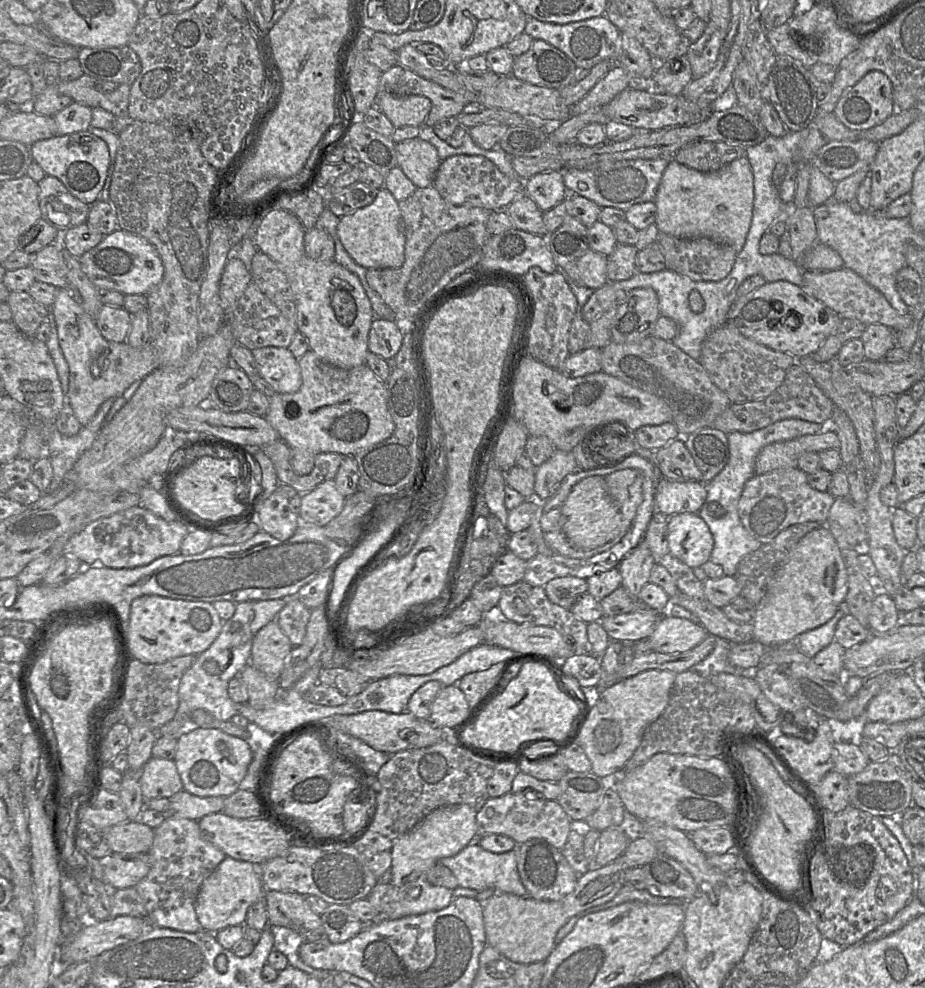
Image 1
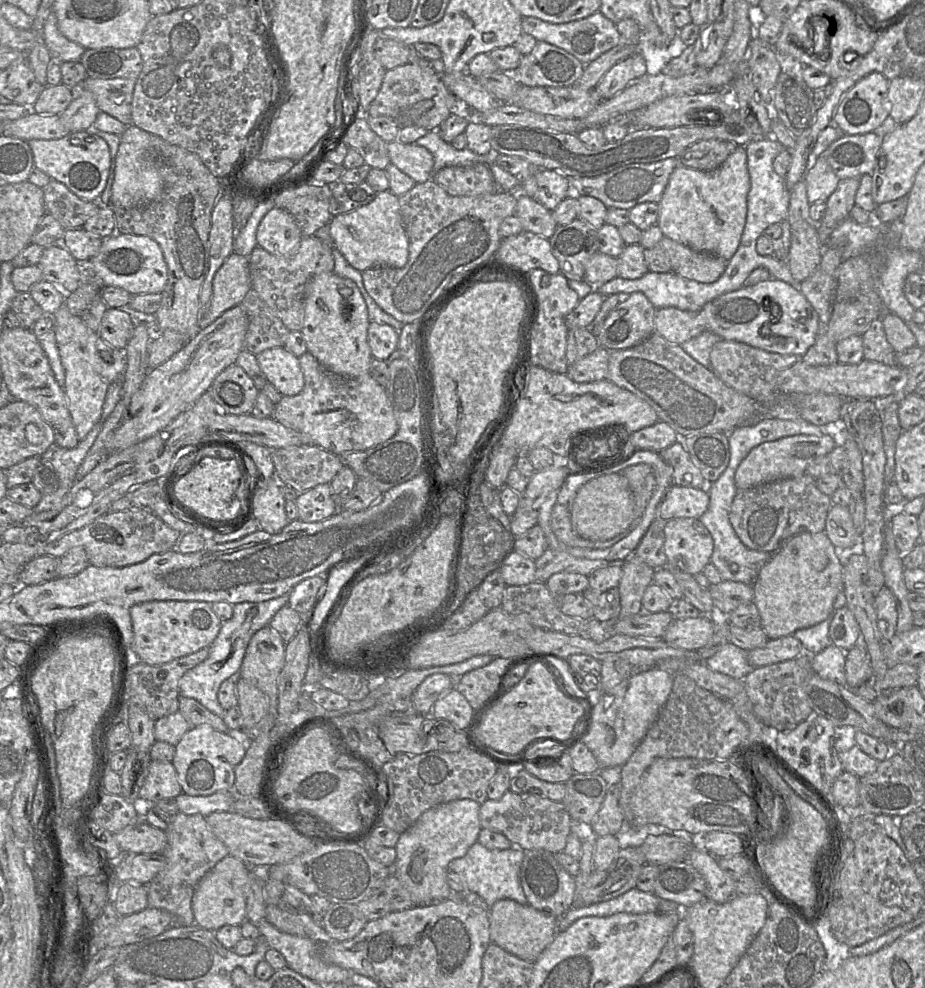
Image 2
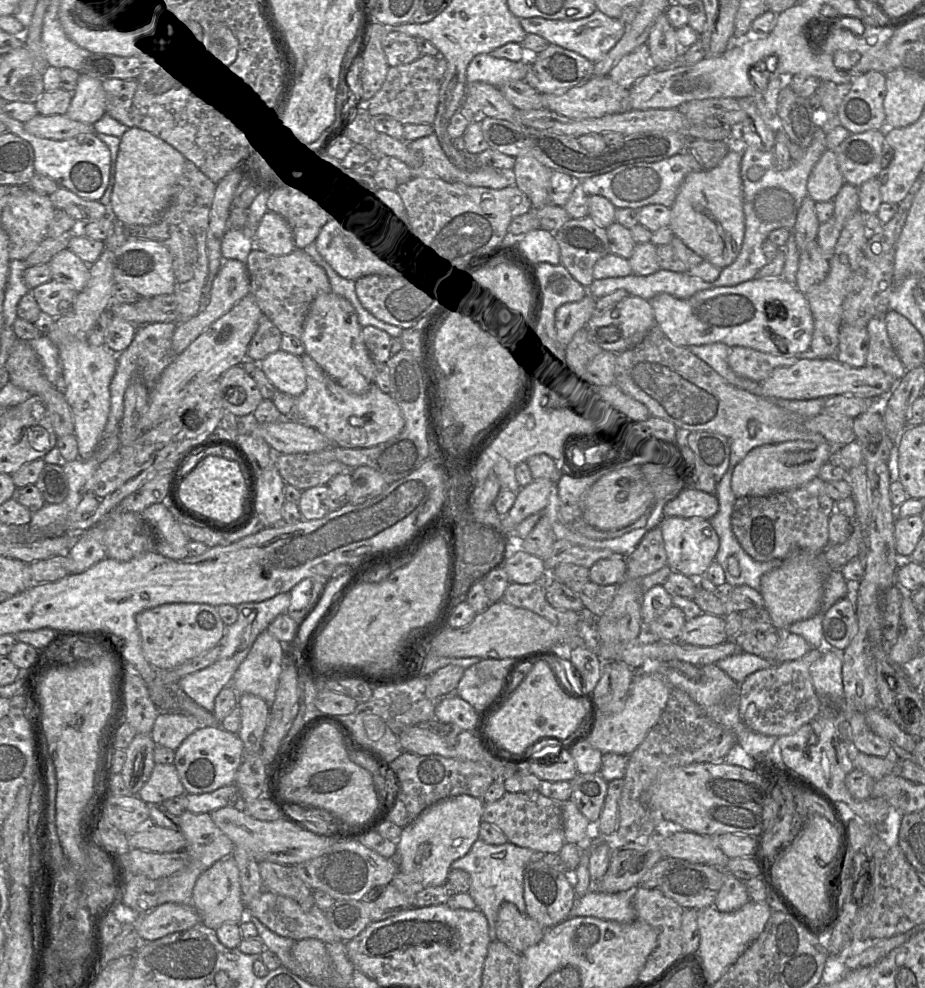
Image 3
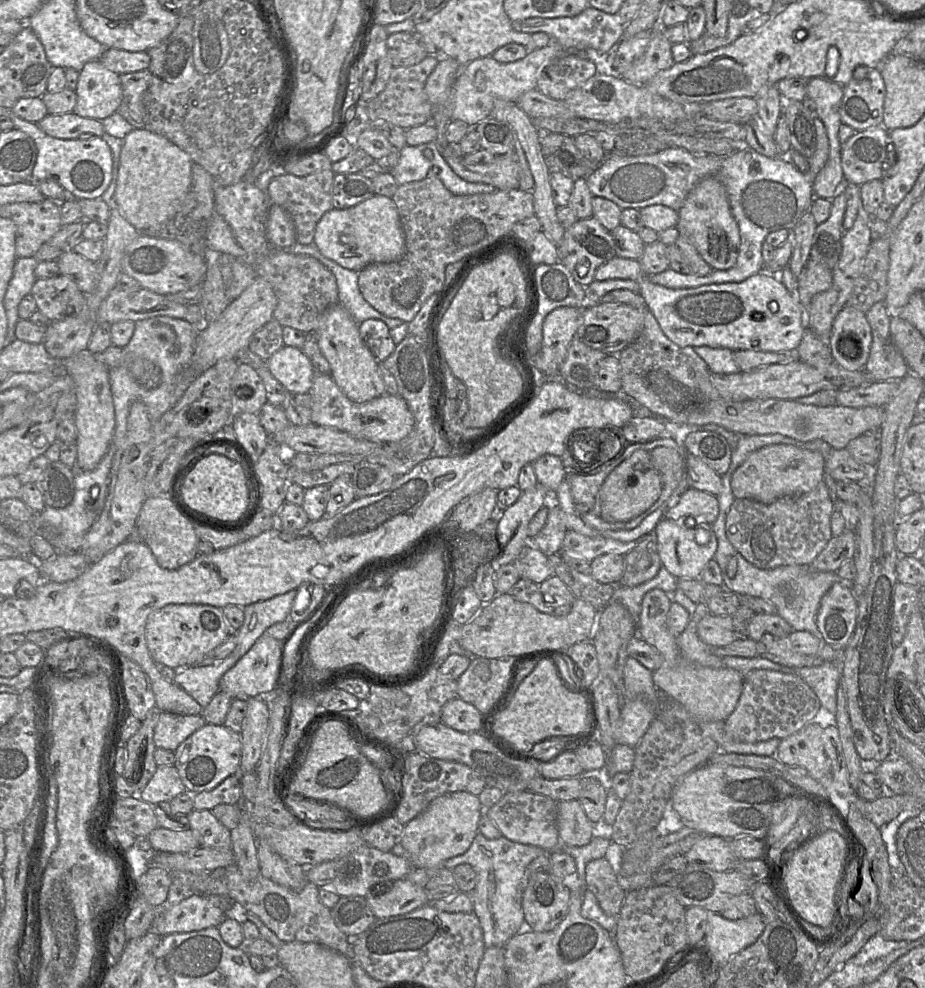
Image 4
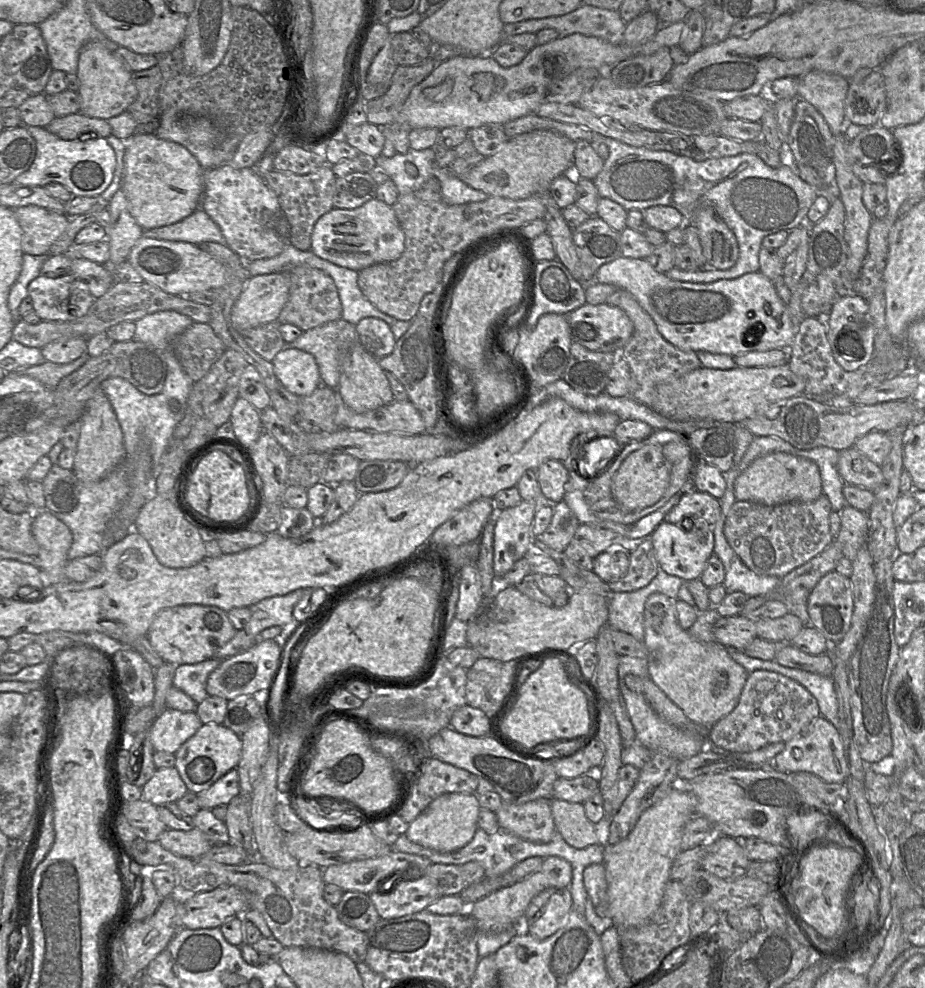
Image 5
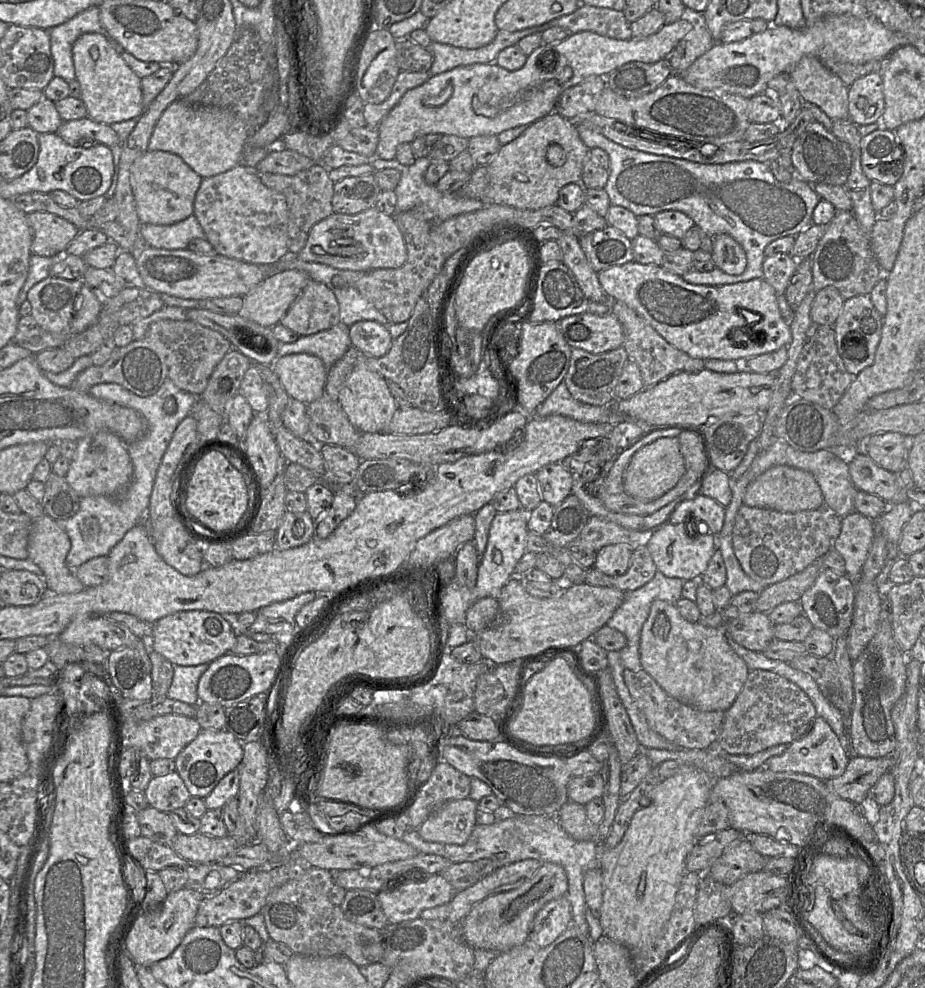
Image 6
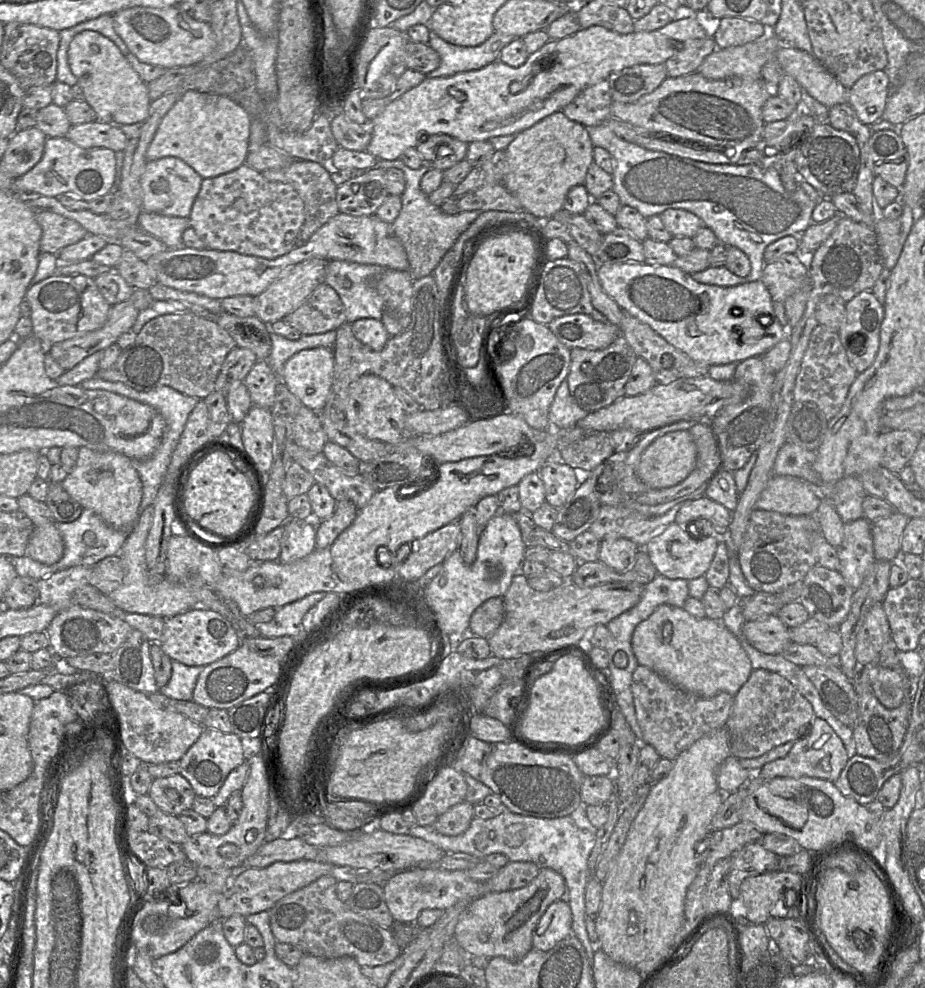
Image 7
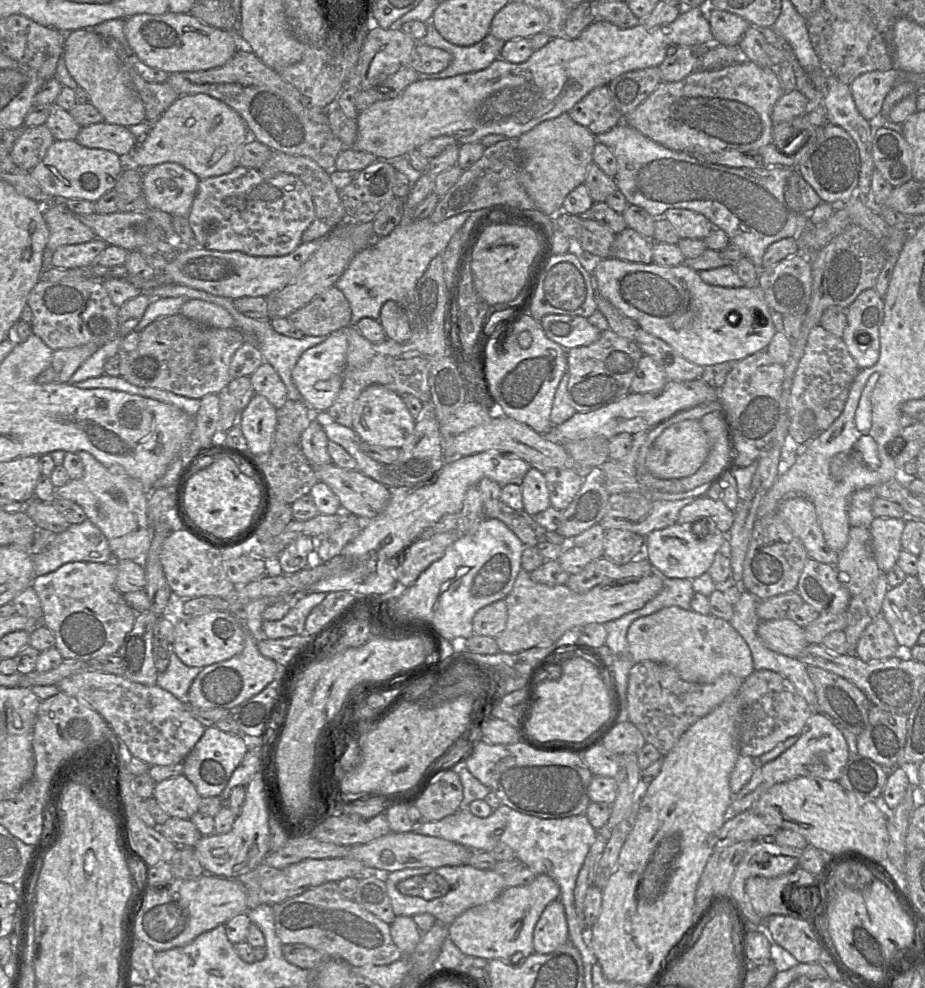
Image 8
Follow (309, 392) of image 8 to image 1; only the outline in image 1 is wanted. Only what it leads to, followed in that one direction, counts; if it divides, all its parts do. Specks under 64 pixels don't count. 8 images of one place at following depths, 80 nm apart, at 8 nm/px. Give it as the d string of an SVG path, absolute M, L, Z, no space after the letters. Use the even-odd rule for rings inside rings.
M267 346L251 350L259 375L276 393L295 393L302 385L301 370L288 348Z

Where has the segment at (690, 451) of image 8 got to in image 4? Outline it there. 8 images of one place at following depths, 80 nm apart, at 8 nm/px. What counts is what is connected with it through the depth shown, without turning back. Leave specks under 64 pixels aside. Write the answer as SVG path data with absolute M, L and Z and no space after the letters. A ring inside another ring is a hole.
M637 450L605 479L599 491L600 516L607 522L626 522L647 509L659 498L662 482L654 467L650 451Z

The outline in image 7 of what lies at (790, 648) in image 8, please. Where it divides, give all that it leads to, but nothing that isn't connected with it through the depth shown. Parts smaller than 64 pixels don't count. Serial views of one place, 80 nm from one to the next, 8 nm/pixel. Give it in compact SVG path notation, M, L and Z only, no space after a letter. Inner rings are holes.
M777 615L745 621L742 627L746 640L758 651L765 654L781 654L791 642L789 628Z

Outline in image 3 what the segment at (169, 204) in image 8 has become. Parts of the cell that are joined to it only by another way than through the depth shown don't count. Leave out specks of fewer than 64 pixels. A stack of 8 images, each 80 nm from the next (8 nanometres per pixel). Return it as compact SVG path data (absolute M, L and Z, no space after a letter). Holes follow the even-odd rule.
M138 127L129 128L121 137L116 161L115 184L111 193L110 215L129 225L155 223L172 198L178 192L178 180L182 175L186 158L172 145L154 134Z

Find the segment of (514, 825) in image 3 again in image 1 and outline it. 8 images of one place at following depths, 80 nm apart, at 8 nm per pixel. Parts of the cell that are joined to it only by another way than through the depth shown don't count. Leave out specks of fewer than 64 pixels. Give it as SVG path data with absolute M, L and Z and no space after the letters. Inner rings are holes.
M511 791L486 801L476 814L477 839L490 834L504 835L517 844L531 839L544 839L557 849L562 849L570 833L570 821L557 800L548 800L539 795L527 796L524 793Z

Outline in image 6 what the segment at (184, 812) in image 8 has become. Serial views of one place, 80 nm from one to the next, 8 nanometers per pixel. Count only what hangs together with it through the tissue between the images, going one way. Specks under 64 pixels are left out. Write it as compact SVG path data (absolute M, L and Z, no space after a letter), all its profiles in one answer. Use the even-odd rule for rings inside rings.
M176 771L165 776L153 776L144 795L150 807L165 813L185 807L191 796Z

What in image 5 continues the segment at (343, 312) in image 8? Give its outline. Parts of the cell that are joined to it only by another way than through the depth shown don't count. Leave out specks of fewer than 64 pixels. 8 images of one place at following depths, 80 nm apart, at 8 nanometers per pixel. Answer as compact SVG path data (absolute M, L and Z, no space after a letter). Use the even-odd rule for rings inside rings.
M297 266L284 271L290 274L290 291L278 316L278 323L295 325L304 332L341 318L342 305L338 290L328 274L308 266Z

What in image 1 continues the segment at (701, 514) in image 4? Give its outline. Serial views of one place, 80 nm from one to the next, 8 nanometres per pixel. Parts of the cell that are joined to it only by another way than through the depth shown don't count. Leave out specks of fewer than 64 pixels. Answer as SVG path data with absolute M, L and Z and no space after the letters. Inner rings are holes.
M660 478L655 491L655 512L666 516L698 513L706 501L707 489L700 482L676 482Z

